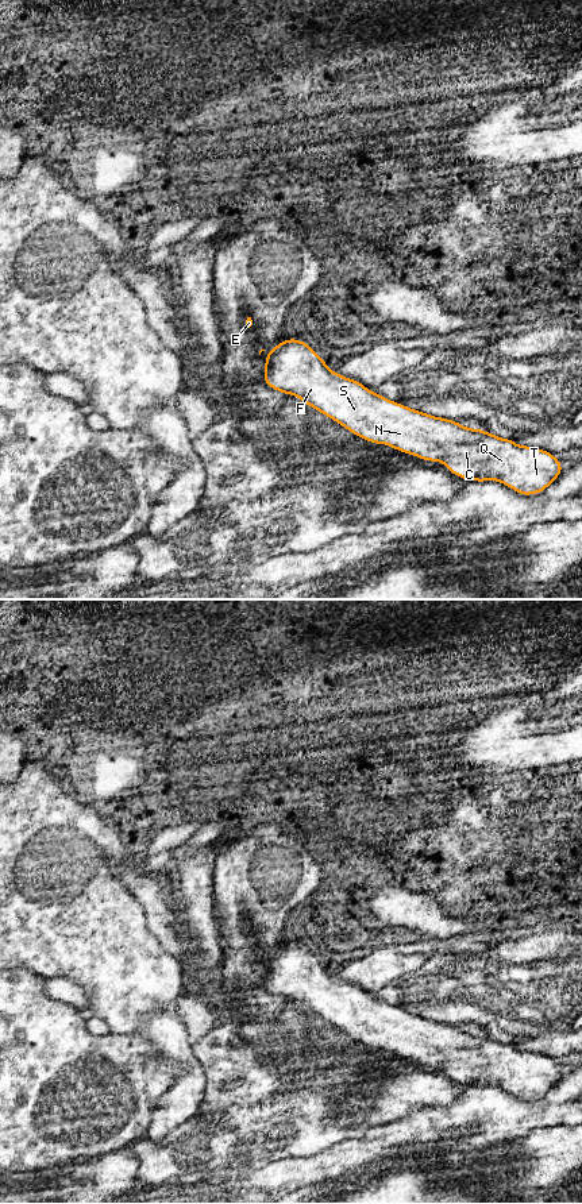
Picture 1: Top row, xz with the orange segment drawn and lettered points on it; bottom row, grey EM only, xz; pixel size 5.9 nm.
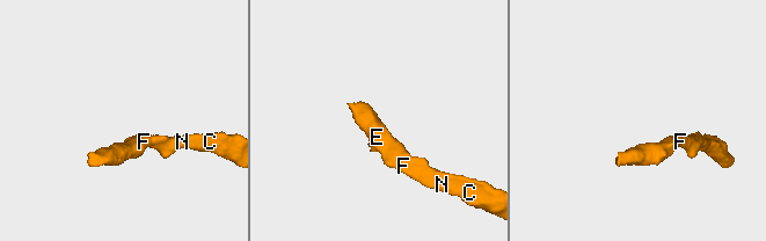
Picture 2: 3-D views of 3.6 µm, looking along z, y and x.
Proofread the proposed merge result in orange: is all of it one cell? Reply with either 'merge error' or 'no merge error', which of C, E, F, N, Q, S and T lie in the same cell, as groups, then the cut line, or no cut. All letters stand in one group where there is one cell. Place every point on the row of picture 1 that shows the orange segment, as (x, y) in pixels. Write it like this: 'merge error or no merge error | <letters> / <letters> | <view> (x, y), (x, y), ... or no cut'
no merge error | C E F N Q S T | no cut

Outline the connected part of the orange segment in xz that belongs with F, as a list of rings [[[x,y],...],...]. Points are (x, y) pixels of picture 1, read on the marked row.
[[[285,339],[266,354],[263,382],[300,398],[366,441],[442,462],[469,482],[497,481],[520,495],[533,495],[563,471],[548,451],[517,445],[512,439],[390,401],[359,381],[331,371],[325,359],[298,339]]]

